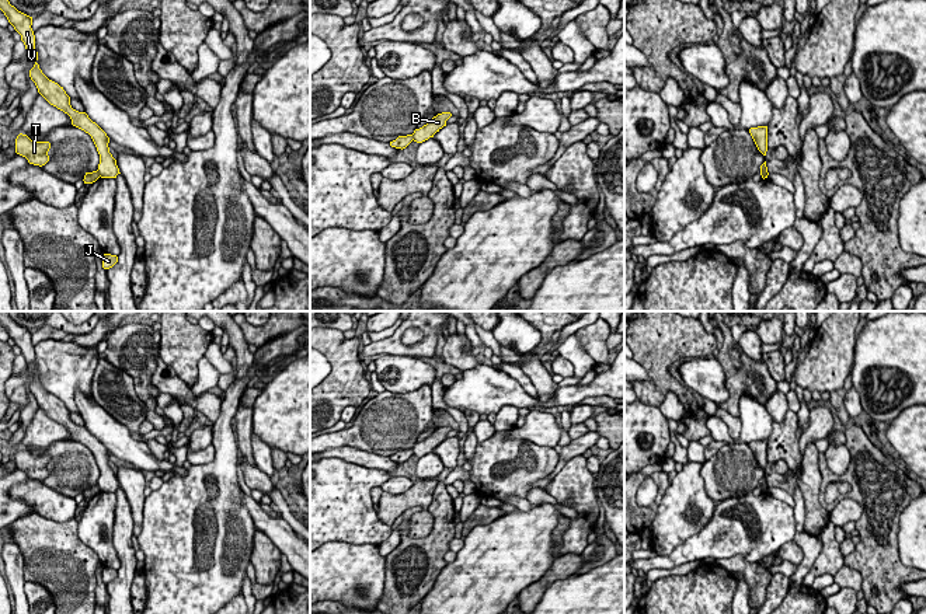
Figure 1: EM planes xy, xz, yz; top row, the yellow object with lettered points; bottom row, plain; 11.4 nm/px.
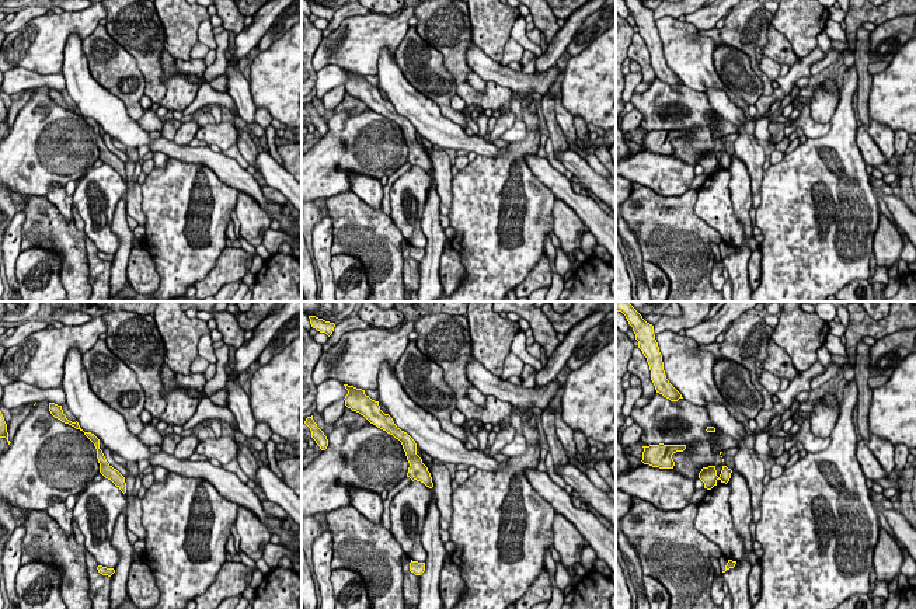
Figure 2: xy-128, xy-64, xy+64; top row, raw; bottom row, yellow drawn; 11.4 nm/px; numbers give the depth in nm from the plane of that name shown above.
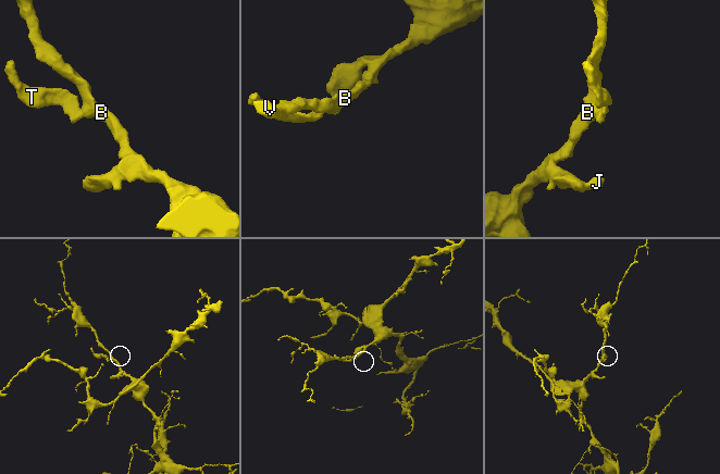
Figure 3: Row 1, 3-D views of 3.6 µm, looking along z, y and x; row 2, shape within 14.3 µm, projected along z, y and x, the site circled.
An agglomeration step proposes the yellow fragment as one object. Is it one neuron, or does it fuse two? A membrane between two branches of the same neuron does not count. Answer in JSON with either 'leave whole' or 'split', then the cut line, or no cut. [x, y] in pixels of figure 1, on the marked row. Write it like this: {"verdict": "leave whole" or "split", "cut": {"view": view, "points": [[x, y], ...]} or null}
{"verdict": "split", "cut": {"view": "xy", "points": [[97, 170], [100, 175]]}}

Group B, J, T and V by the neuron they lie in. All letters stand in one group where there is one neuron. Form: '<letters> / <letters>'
B J V / T

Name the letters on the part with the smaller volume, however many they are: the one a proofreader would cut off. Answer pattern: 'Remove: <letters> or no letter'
Remove: T

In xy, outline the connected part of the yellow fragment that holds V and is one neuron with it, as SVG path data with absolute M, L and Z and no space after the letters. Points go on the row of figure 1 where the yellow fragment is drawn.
M0 0L0 10L7 17L8 22L21 35L21 41L25 45L28 57L35 62L29 70L29 77L35 83L38 93L53 107L67 114L72 119L72 125L88 133L100 154L98 174L101 178L116 178L119 168L116 160L109 153L109 137L107 133L93 122L86 112L79 112L72 108L70 97L63 87L49 80L39 69L38 52L35 49L35 35L31 28L32 17L18 11L8 0Z

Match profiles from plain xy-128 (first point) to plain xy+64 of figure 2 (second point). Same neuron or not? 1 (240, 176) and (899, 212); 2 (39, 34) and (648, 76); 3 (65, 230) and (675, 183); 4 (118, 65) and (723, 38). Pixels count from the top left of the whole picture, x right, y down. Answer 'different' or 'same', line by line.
1: same
2: different
3: different
4: different

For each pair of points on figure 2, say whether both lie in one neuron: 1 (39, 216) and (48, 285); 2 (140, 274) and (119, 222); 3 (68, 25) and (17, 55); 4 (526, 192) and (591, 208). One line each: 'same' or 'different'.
1: different
2: different
3: same
4: different

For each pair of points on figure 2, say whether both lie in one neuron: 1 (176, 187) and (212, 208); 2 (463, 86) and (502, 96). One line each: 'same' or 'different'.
1: same
2: same

